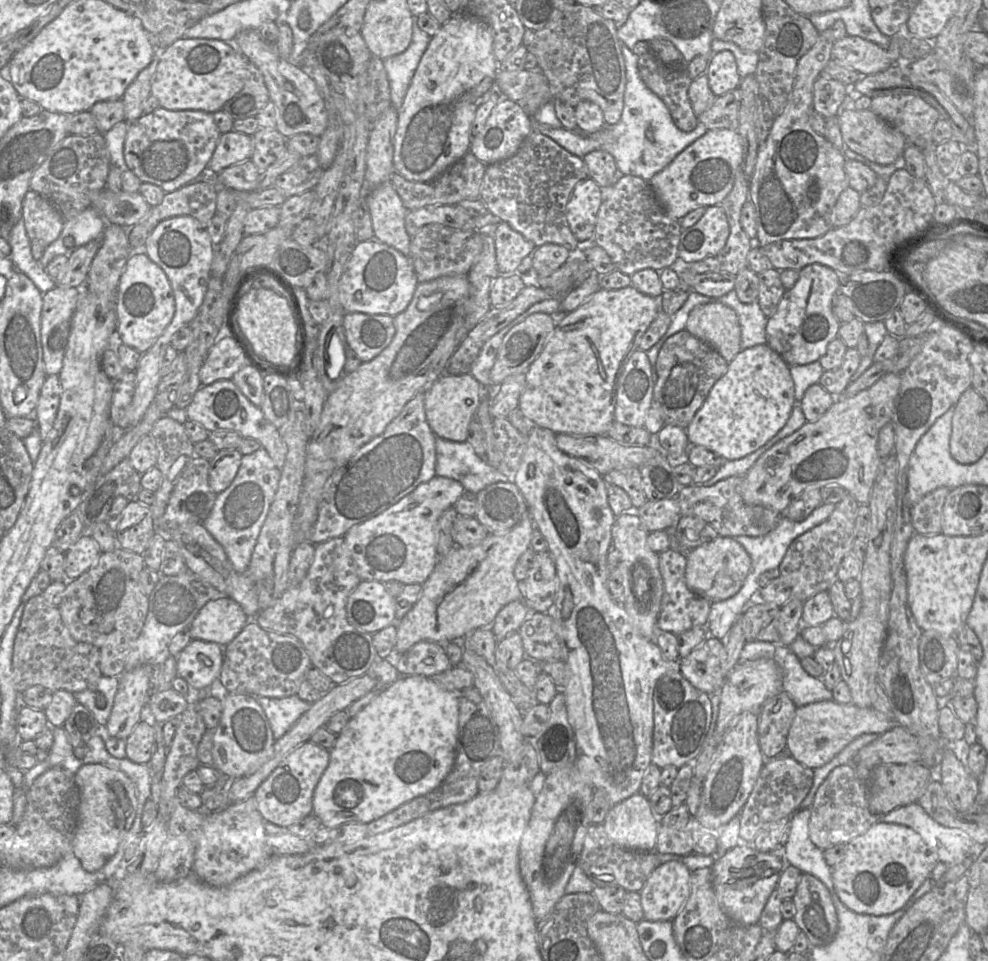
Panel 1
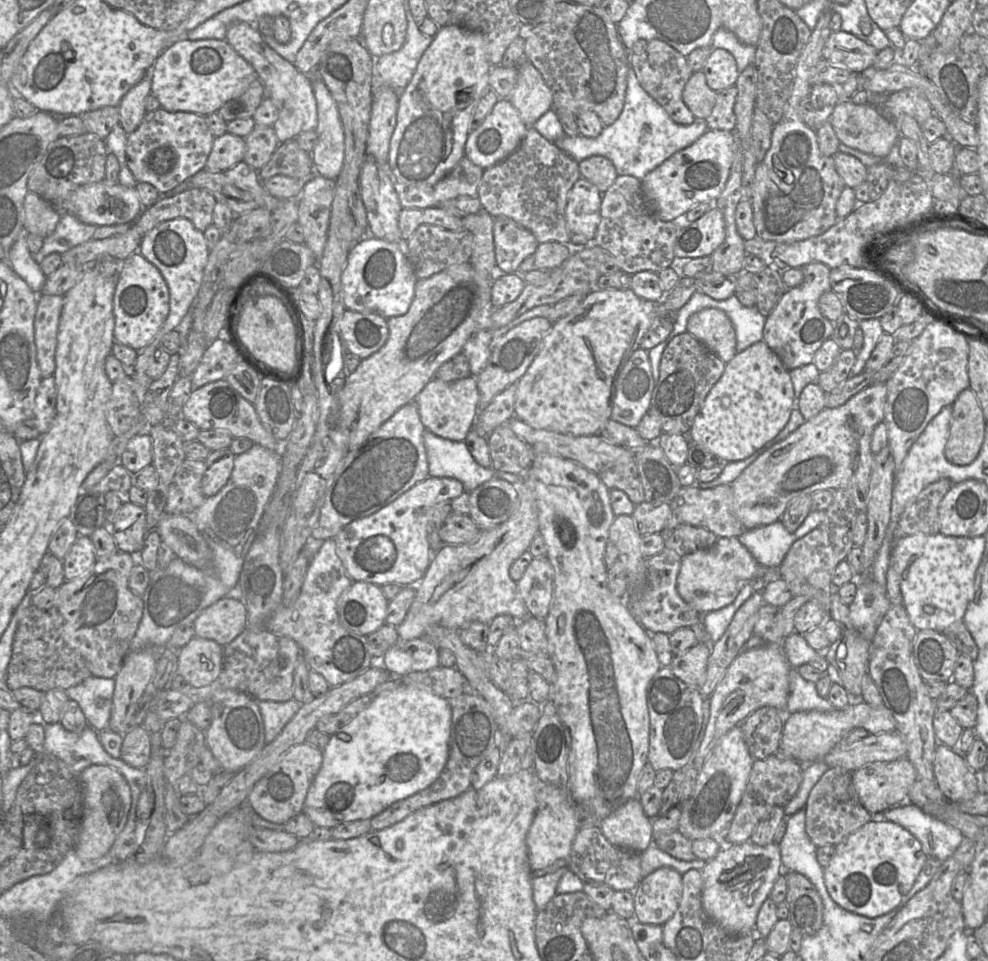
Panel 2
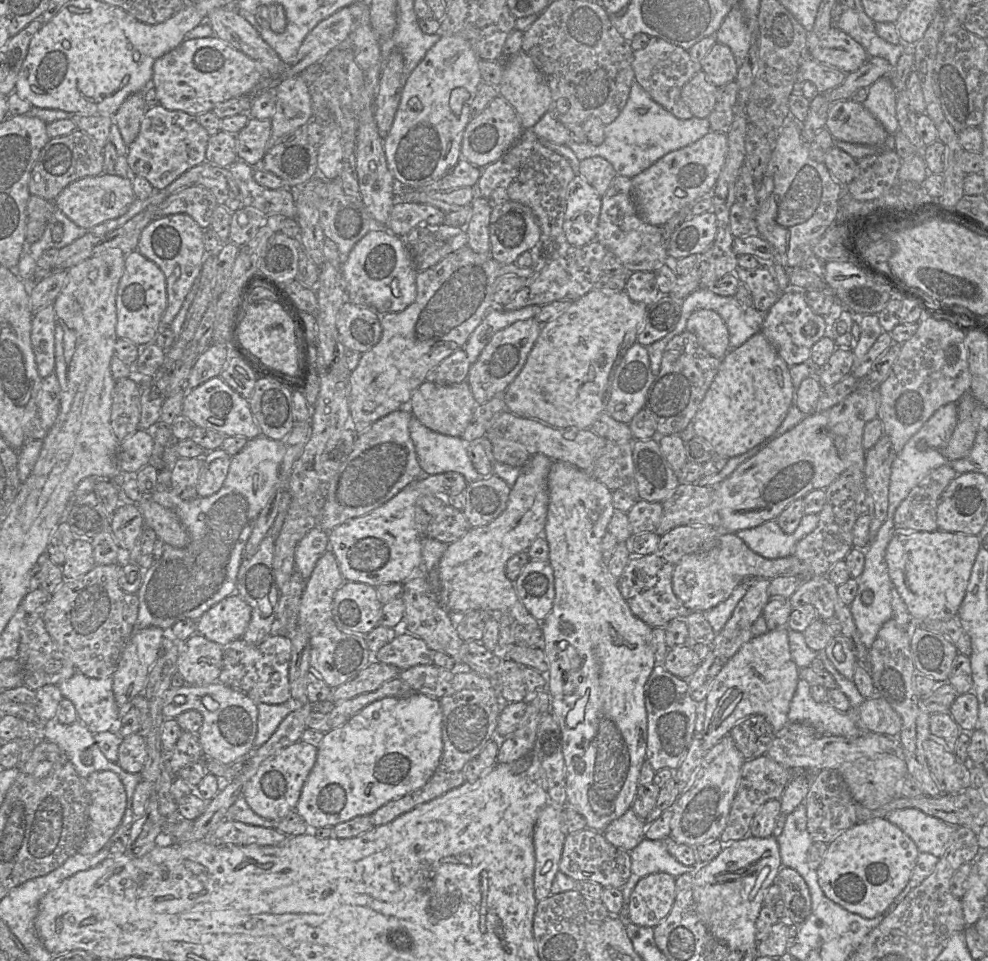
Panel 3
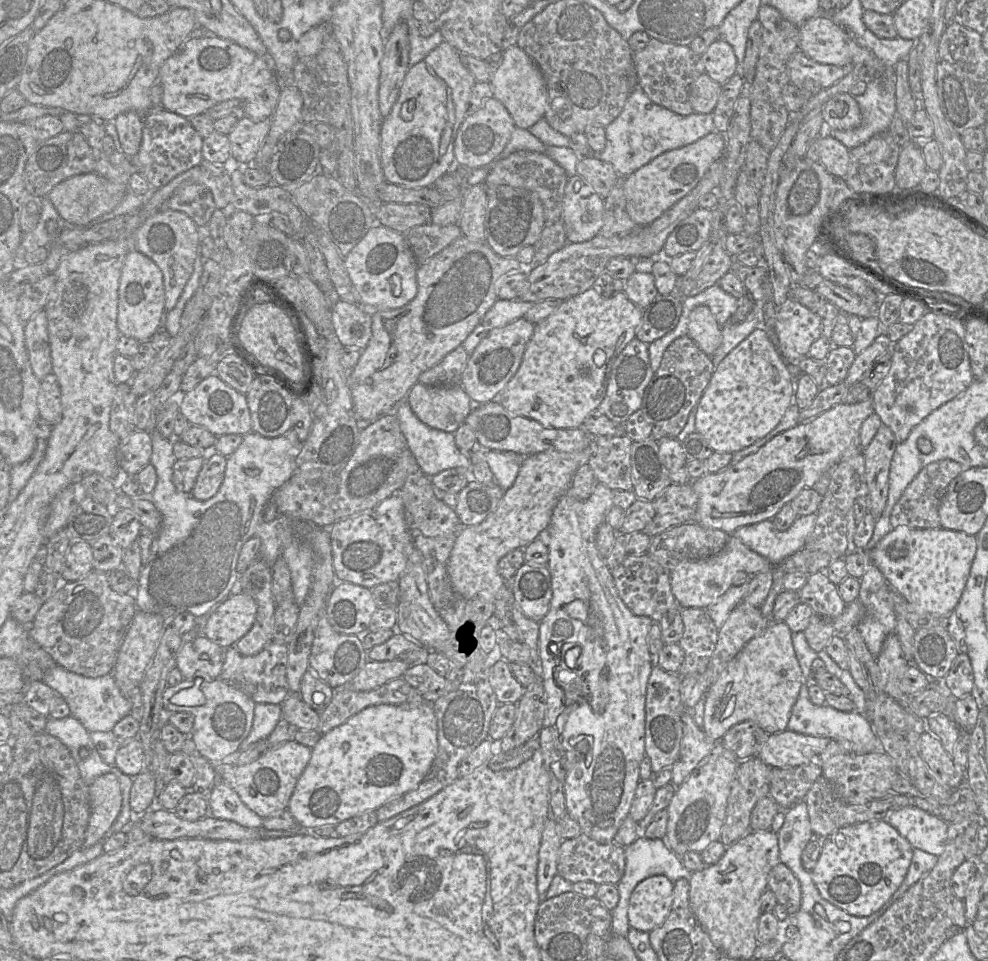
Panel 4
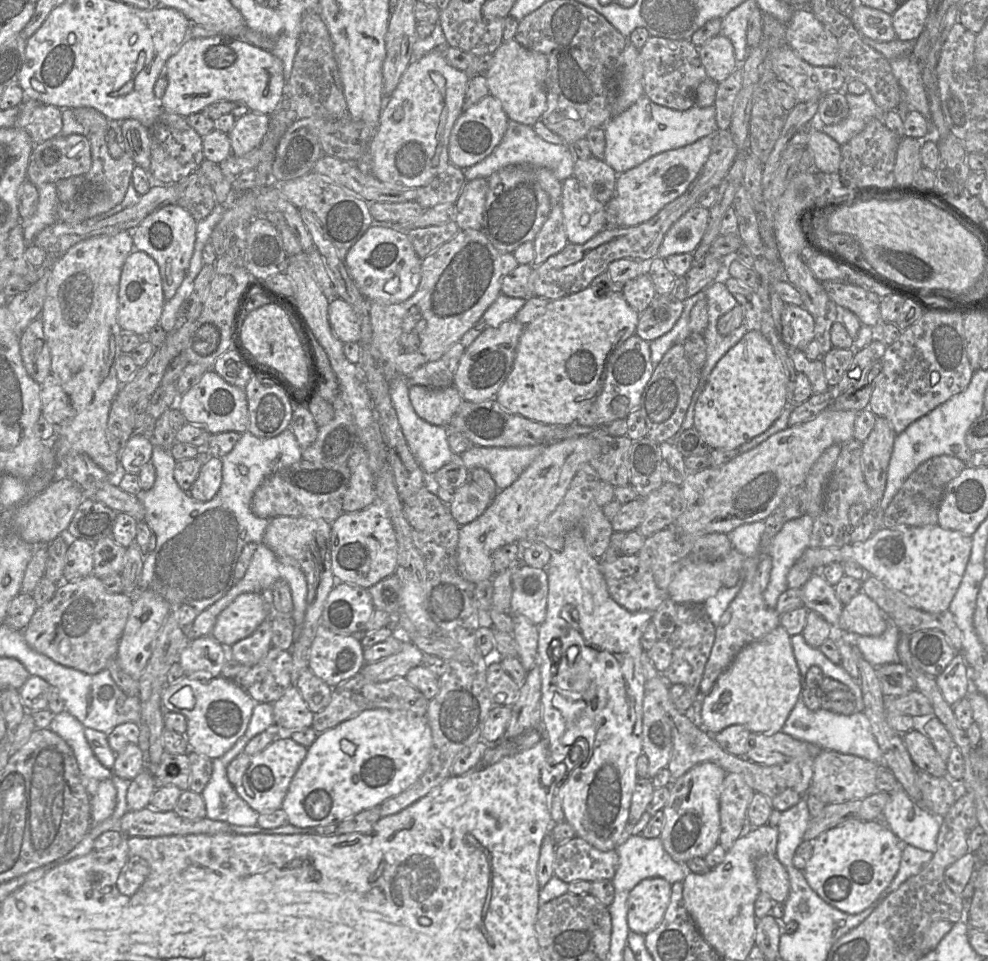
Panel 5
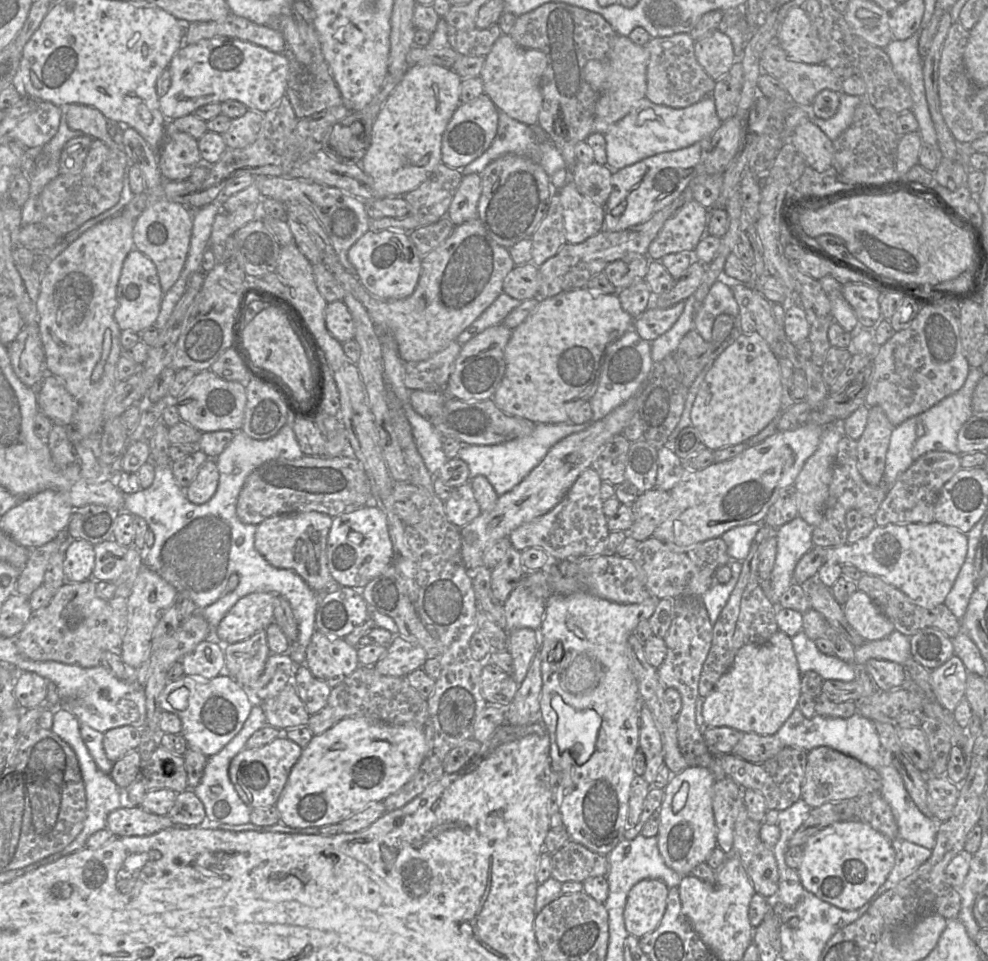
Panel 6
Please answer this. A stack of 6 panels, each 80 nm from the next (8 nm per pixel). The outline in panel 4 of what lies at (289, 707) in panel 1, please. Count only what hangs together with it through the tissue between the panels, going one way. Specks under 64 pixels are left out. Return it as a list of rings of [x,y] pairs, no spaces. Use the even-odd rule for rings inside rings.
[[[256,703],[251,731],[238,751],[243,752],[254,743],[267,740],[282,717],[283,711],[280,704]]]

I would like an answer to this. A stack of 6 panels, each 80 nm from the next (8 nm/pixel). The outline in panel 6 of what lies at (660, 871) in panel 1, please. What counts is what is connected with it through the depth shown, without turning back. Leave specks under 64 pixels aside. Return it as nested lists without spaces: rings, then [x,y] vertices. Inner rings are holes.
[[[644,879],[629,891],[624,909],[627,932],[637,938],[654,931],[667,906],[669,887],[656,879]]]

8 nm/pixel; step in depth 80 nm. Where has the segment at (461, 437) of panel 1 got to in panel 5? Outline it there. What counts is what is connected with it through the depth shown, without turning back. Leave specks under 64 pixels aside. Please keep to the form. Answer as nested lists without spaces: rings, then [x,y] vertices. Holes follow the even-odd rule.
[[[412,385],[409,386],[409,399],[414,411],[421,419],[443,427],[448,427],[464,401],[454,386],[429,389],[420,385]]]

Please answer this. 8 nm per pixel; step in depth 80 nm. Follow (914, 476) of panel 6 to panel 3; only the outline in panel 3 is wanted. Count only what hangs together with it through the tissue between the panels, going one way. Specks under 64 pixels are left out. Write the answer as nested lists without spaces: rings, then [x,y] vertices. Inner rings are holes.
[[[948,465],[932,470],[897,507],[894,514],[896,531],[938,530],[937,508],[940,498],[957,475],[956,470]]]

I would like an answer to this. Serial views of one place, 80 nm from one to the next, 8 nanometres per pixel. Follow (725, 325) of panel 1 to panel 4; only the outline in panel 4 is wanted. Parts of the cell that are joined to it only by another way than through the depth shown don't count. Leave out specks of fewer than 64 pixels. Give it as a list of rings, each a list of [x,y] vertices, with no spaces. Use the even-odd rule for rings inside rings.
[[[698,306],[689,316],[689,336],[700,349],[712,356],[722,342],[722,333],[715,316],[707,306]]]

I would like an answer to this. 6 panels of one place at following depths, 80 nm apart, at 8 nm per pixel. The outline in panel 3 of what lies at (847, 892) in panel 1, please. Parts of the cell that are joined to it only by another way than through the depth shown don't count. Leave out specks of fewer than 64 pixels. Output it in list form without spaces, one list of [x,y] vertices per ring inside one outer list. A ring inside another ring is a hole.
[[[886,818],[859,822],[827,844],[824,859],[816,869],[823,893],[847,911],[867,919],[873,919],[883,913],[902,892],[911,877],[919,854],[914,841]]]

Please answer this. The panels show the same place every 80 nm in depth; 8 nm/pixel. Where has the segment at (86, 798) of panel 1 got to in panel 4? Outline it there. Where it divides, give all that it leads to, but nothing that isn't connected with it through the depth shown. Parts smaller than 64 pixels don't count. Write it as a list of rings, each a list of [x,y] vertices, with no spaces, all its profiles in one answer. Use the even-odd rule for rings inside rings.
[[[113,773],[97,777],[89,786],[90,818],[82,848],[88,848],[103,839],[122,808],[122,792]]]

